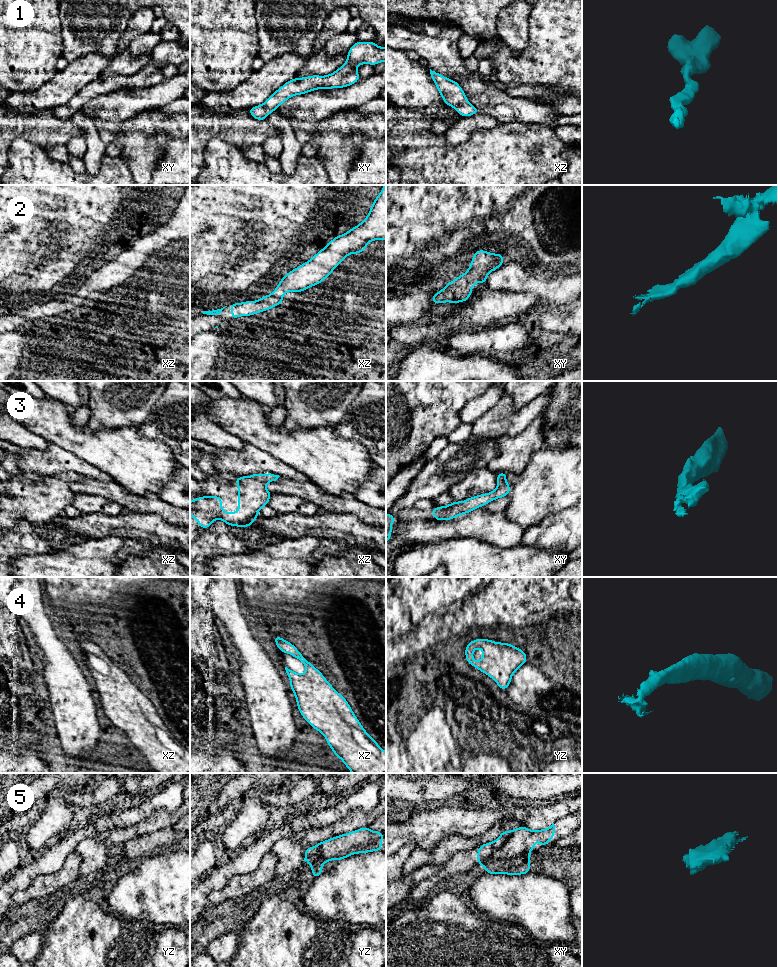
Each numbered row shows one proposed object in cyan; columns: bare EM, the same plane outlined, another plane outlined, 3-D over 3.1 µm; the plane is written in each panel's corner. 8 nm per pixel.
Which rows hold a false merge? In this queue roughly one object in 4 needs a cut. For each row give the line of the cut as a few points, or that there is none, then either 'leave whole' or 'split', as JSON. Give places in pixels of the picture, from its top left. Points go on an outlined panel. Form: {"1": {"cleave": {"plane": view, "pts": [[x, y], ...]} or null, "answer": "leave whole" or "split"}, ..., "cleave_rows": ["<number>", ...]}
{"1": {"cleave": null, "answer": "leave whole"}, "2": {"cleave": null, "answer": "leave whole"}, "3": {"cleave": null, "answer": "leave whole"}, "4": {"cleave": null, "answer": "leave whole"}, "5": {"cleave": {"plane": "xy", "pts": [[494, 841], [494, 852], [485, 861], [480, 863]]}, "answer": "split"}, "cleave_rows": ["5"]}

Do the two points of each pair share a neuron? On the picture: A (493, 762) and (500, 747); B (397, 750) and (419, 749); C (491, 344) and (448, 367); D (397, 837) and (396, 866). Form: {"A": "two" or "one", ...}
{"A": "two", "B": "two", "C": "two", "D": "two"}

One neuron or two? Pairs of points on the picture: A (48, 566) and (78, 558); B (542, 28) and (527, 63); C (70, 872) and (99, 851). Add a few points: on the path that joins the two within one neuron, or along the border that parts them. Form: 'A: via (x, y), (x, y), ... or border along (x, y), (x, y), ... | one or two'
A: via (55, 566), (71, 565) | one
B: via (542, 37), (542, 43), (531, 54) | one
C: border along (74, 850), (81, 858), (80, 876) | two

